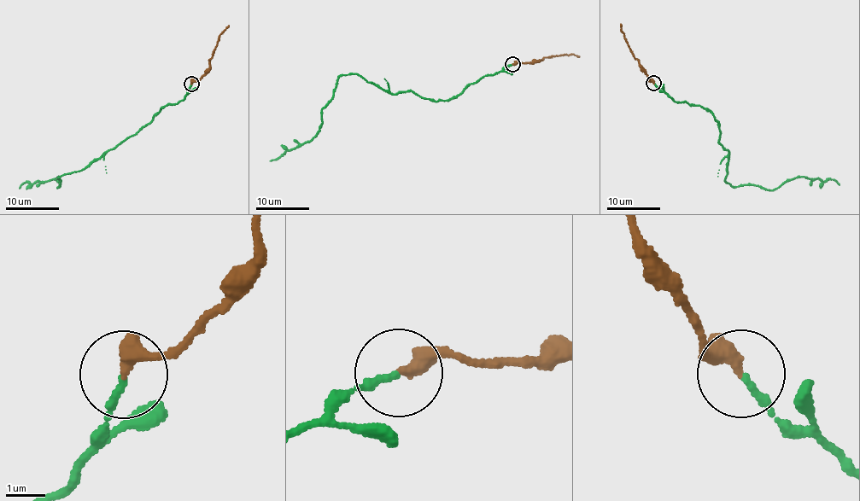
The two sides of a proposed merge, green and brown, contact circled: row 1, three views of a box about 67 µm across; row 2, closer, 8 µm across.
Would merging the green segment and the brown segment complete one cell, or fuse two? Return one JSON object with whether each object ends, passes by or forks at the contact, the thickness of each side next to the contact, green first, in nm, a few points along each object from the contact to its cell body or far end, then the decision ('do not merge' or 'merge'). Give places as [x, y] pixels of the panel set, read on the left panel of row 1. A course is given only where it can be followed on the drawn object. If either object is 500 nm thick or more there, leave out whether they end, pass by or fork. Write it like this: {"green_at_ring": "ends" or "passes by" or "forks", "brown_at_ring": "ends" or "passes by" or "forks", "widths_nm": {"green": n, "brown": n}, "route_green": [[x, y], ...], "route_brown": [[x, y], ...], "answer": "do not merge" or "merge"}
{"green_at_ring": "ends", "brown_at_ring": "ends", "widths_nm": {"green": 160, "brown": 400}, "route_green": [[191, 84], [182, 101], [161, 107], [149, 122], [80, 171], [58, 176], [58, 188], [54, 178], [19, 188]], "route_brown": [[191, 84], [198, 82], [207, 70], [213, 50], [223, 30], [229, 25]], "answer": "merge"}

